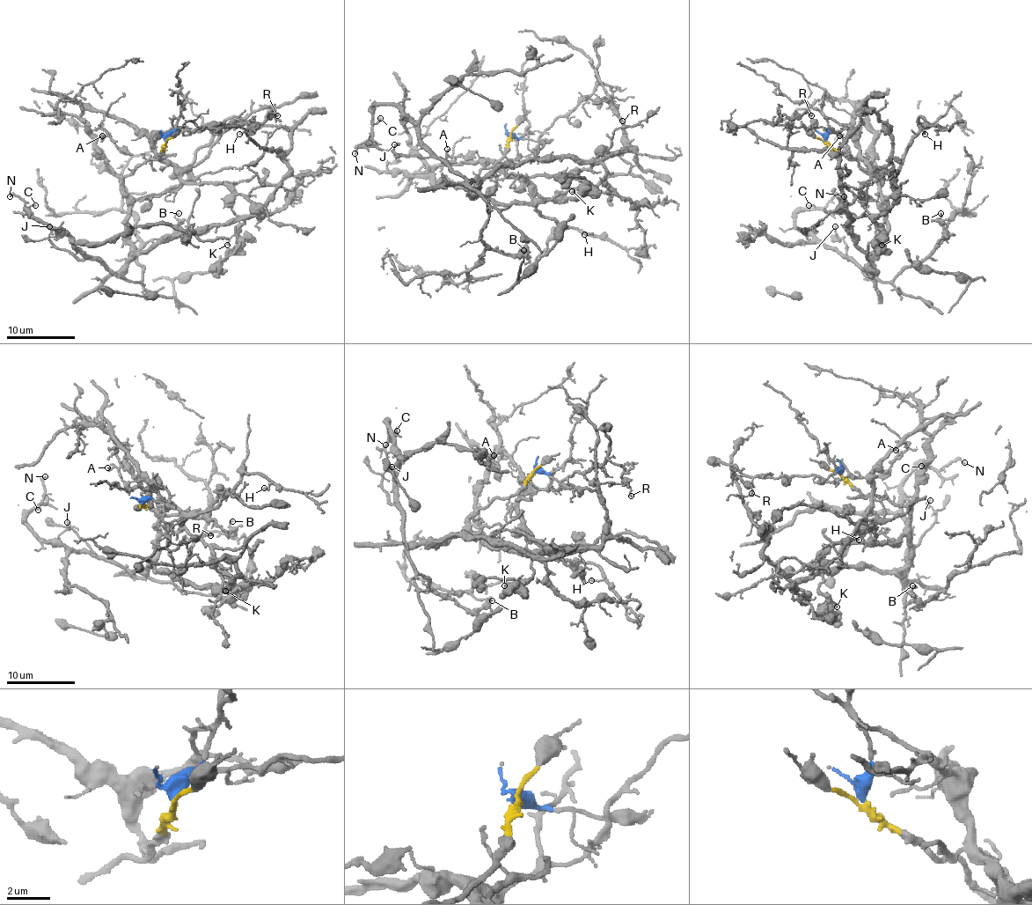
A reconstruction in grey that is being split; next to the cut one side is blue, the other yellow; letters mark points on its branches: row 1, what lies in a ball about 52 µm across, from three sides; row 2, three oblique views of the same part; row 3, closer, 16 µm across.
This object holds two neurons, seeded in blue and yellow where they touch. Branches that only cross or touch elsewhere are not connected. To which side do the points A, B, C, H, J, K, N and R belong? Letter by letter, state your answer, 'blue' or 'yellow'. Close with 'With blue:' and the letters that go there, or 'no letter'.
A: blue
B: yellow
C: yellow
H: yellow
J: yellow
K: blue
N: yellow
R: blue
With blue: A, K, R

